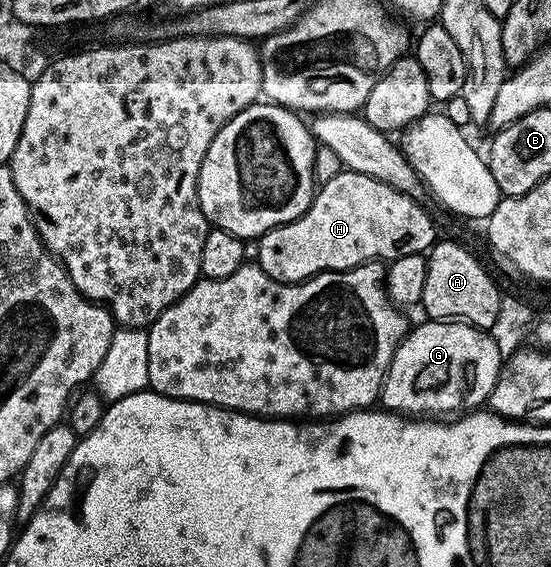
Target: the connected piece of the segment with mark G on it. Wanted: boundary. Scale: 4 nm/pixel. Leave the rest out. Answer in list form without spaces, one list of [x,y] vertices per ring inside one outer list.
[[[425,320],[425,325],[409,328],[394,351],[394,359],[380,388],[379,404],[387,412],[402,413],[417,419],[429,415],[452,415],[457,411],[472,411],[487,402],[494,383],[500,377],[502,354],[488,331],[465,325],[463,321]]]

